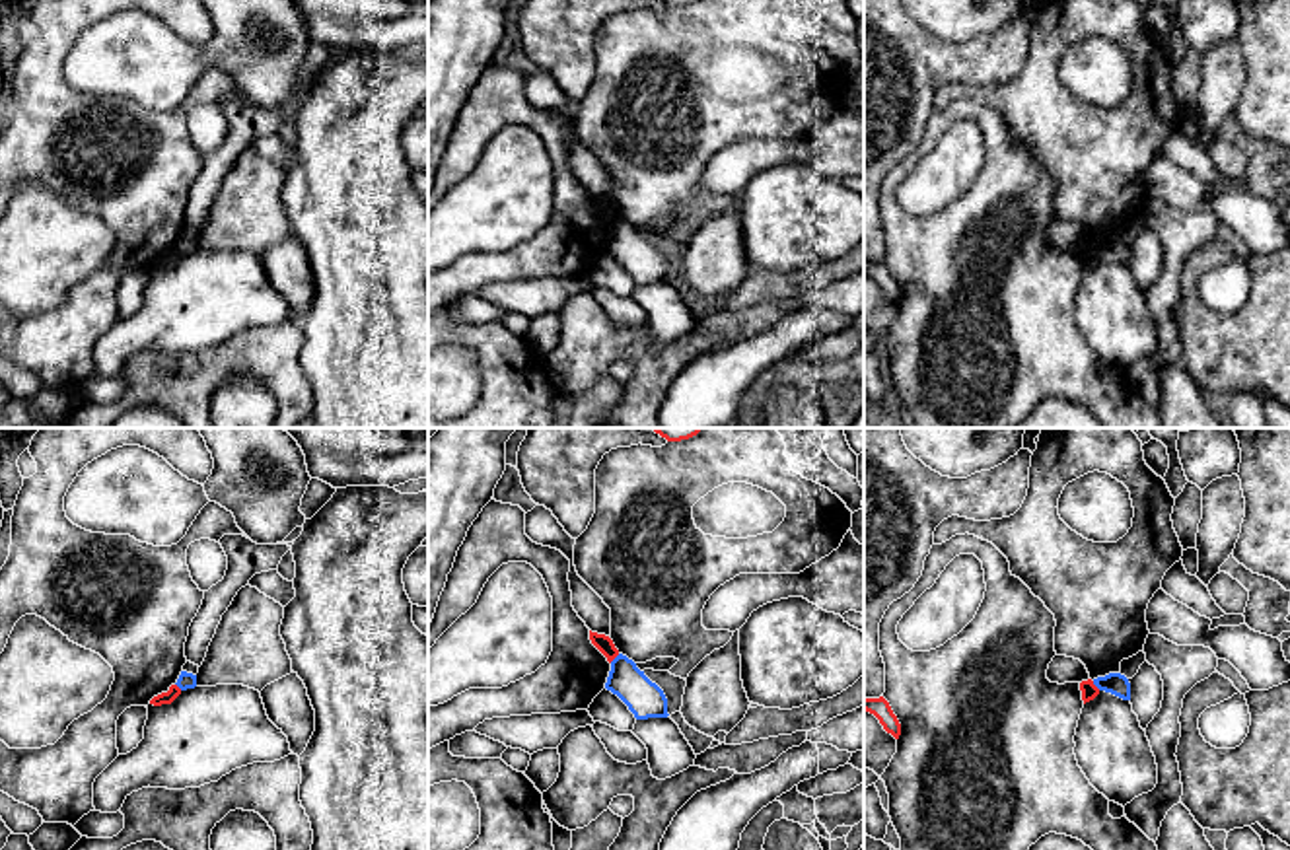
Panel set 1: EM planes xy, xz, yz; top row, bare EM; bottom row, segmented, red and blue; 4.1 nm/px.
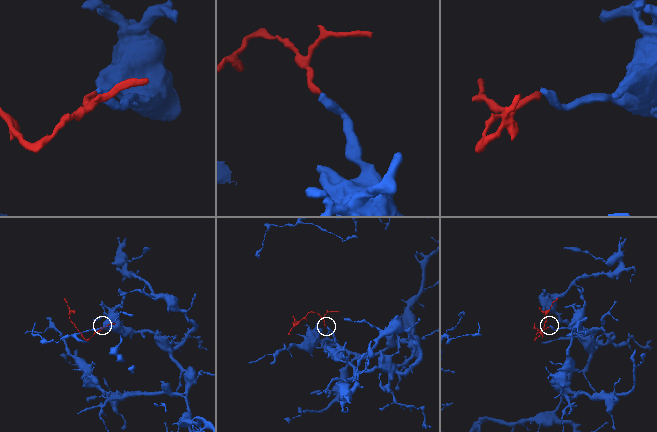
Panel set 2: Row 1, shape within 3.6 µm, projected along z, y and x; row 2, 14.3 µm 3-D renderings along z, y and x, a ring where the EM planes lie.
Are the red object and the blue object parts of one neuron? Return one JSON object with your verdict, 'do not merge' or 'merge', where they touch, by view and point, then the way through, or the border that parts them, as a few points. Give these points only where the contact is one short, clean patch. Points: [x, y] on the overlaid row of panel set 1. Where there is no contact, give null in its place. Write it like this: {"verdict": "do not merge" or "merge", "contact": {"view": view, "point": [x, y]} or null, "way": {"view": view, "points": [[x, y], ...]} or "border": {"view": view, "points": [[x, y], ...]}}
{"verdict": "do not merge", "contact": {"view": "xz", "point": [613, 658]}, "border": {"view": "xz", "points": [[619, 654], [609, 662]]}}

